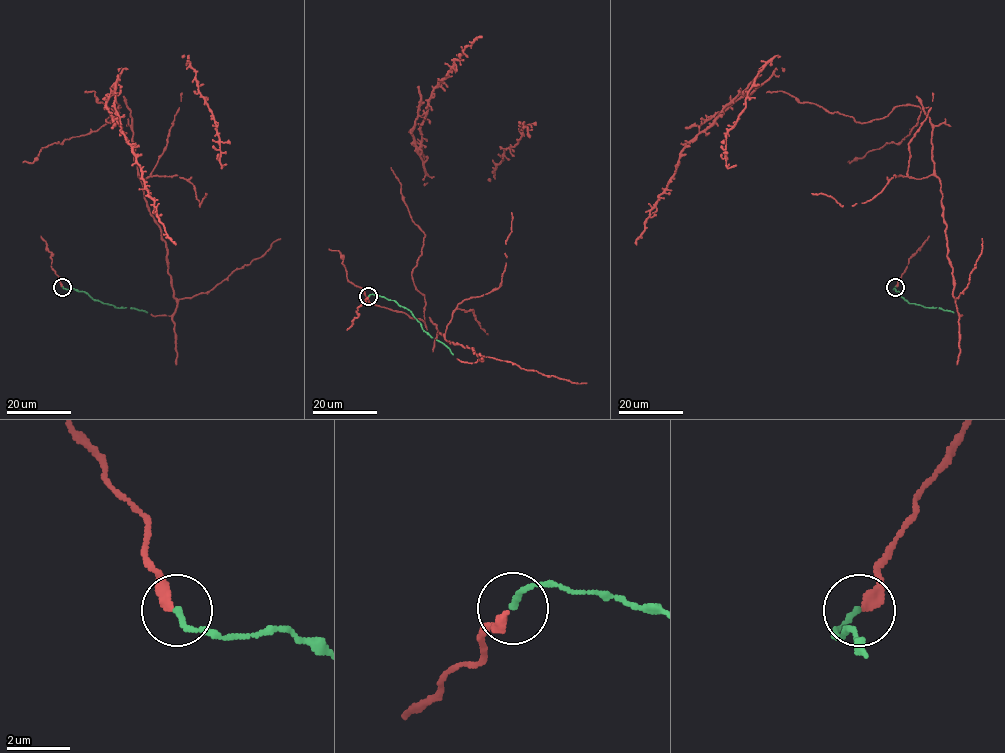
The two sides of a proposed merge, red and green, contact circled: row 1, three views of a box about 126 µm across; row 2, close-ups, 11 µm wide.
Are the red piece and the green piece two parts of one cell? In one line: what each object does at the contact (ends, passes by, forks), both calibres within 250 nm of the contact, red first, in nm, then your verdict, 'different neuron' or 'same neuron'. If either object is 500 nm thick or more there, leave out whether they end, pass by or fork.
red ends there; green ends there; 340 nm thick on the red side, 170 nm on the other; same neuron

